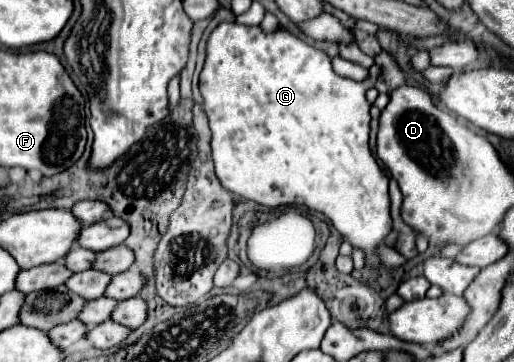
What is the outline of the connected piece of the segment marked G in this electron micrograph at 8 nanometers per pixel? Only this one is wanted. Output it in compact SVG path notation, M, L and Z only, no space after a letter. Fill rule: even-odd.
M219 22L217 28L213 28L213 32L207 38L207 56L205 56L205 66L201 70L199 76L199 90L203 96L203 110L209 116L209 126L213 132L213 140L211 140L211 148L213 148L213 160L215 160L215 174L219 176L221 184L247 200L253 200L261 206L267 208L277 208L277 206L289 206L289 204L303 204L311 210L323 212L327 218L331 218L333 226L343 234L343 238L357 250L361 250L365 254L365 264L369 268L381 268L381 262L377 258L377 248L381 248L385 244L385 236L389 236L389 232L393 230L393 218L391 218L391 198L389 198L389 178L379 170L375 158L371 156L371 148L369 148L369 132L371 132L371 102L367 100L365 92L367 92L369 84L367 82L355 82L351 78L343 78L339 76L333 66L331 66L331 58L303 42L301 38L297 38L295 34L291 34L289 30L285 30L283 26L279 26L273 32L263 32L261 26L243 26L237 22Z

